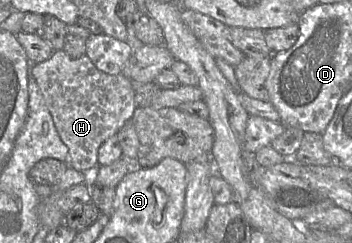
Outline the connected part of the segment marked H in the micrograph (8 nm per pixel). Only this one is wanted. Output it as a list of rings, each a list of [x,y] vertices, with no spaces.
[[[64,50],[54,51],[52,56],[38,64],[31,64],[31,73],[41,90],[46,106],[53,118],[55,127],[69,150],[69,168],[87,174],[97,170],[98,150],[111,136],[131,120],[137,108],[135,85],[122,73],[110,75],[96,68],[88,56],[72,58]]]

